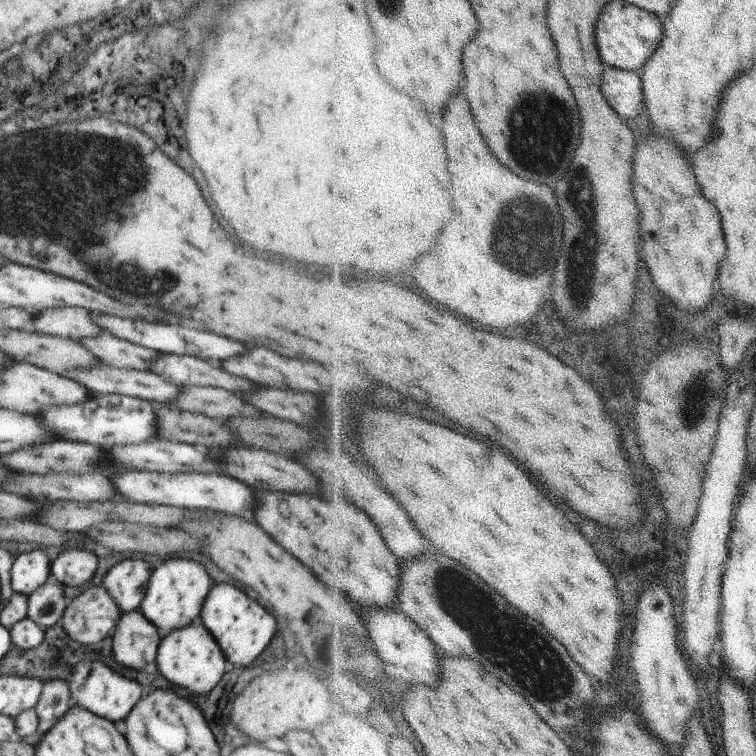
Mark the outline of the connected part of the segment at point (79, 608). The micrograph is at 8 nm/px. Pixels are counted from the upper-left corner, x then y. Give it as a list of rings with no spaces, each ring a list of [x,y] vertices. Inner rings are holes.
[[[104,585],[90,586],[67,605],[60,623],[75,641],[96,644],[112,634],[121,615]]]

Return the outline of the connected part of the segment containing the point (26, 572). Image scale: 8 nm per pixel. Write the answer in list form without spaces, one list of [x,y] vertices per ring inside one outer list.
[[[41,549],[18,554],[11,566],[13,592],[29,596],[44,584],[50,575],[51,561]]]

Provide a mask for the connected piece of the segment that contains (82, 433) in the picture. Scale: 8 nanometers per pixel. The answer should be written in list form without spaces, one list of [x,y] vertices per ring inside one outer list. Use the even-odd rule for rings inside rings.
[[[95,393],[93,397],[88,397],[84,404],[58,406],[38,414],[46,430],[54,432],[58,438],[74,442],[90,442],[100,448],[110,448],[114,444],[144,442],[154,435],[157,436],[156,417],[155,404],[132,395],[118,393],[105,395]]]

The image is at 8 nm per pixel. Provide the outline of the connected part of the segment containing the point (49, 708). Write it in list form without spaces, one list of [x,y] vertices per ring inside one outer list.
[[[50,679],[43,683],[43,689],[35,706],[39,718],[37,734],[32,740],[22,740],[36,747],[39,738],[71,707],[69,684],[64,679]]]

